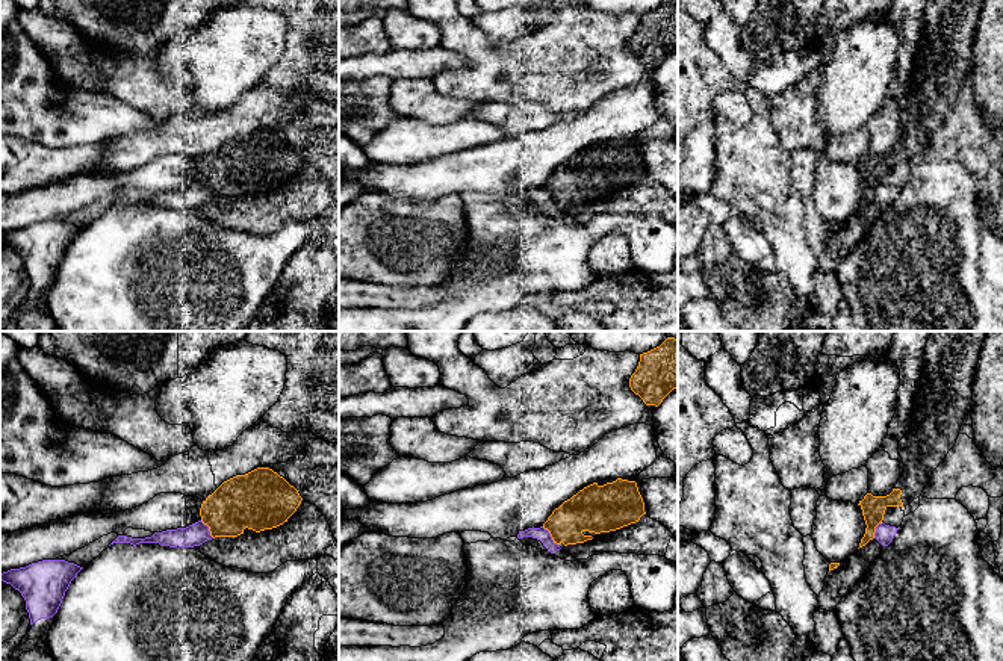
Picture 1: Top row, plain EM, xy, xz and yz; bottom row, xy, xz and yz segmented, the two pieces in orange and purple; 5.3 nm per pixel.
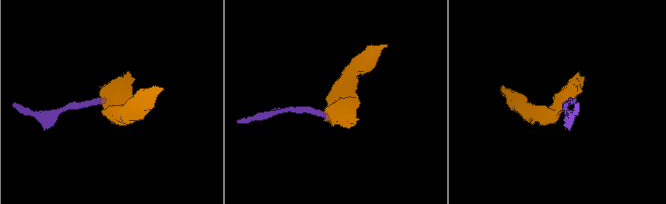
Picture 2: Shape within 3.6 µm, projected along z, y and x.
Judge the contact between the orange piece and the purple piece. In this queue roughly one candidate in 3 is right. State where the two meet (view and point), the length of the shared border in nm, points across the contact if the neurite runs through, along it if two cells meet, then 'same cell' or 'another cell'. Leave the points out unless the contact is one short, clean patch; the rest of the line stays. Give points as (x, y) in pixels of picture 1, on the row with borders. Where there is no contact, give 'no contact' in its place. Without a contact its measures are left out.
xz (551, 536) | 140 nm | another cell

